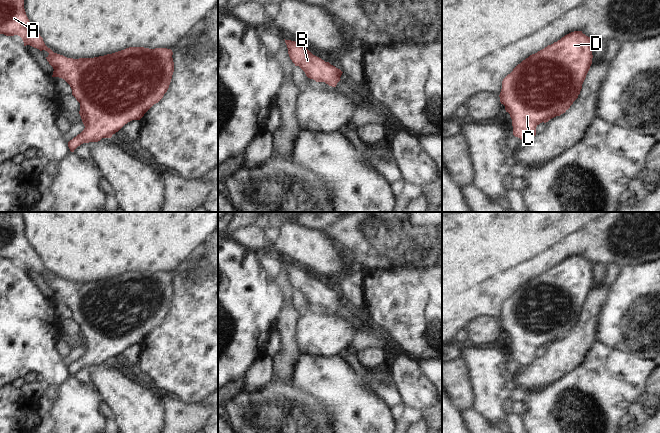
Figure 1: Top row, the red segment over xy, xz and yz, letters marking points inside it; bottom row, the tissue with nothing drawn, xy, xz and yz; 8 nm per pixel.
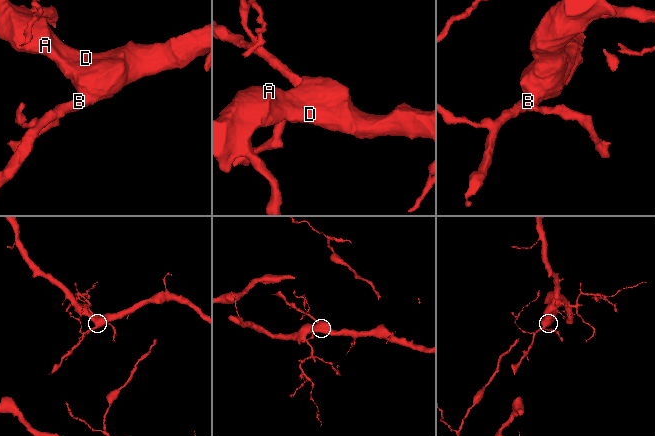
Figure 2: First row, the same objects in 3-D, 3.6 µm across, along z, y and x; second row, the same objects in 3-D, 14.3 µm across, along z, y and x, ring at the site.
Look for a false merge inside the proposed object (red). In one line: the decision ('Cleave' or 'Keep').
Keep

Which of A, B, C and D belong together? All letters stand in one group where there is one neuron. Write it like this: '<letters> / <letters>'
A B C D

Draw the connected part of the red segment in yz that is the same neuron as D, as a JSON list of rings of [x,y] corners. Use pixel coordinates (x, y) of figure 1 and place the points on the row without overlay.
[[[582,255],[571,256],[530,279],[503,303],[500,326],[510,338],[515,361],[529,366],[540,347],[546,347],[570,332],[578,322],[592,288],[592,268],[592,263]]]

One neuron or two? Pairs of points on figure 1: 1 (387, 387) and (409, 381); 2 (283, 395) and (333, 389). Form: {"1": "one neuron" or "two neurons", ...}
{"1": "two neurons", "2": "two neurons"}

